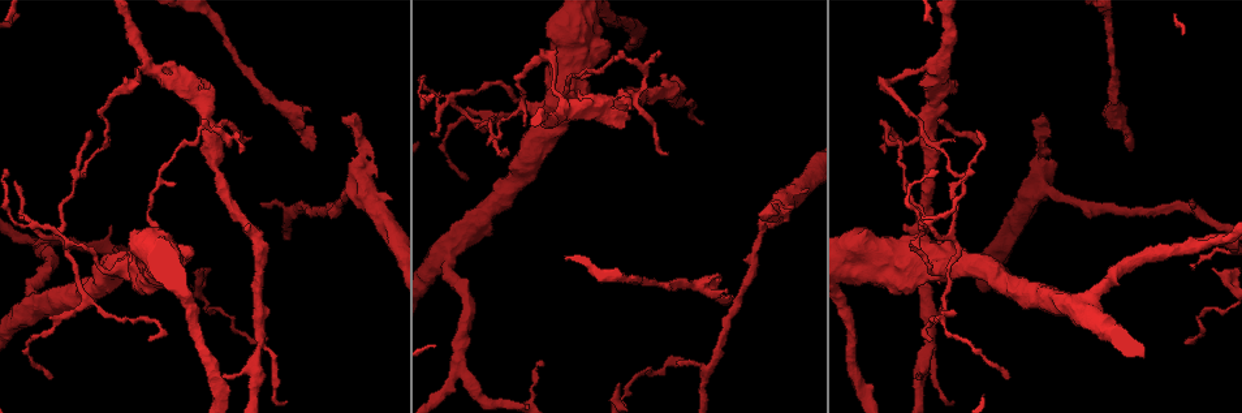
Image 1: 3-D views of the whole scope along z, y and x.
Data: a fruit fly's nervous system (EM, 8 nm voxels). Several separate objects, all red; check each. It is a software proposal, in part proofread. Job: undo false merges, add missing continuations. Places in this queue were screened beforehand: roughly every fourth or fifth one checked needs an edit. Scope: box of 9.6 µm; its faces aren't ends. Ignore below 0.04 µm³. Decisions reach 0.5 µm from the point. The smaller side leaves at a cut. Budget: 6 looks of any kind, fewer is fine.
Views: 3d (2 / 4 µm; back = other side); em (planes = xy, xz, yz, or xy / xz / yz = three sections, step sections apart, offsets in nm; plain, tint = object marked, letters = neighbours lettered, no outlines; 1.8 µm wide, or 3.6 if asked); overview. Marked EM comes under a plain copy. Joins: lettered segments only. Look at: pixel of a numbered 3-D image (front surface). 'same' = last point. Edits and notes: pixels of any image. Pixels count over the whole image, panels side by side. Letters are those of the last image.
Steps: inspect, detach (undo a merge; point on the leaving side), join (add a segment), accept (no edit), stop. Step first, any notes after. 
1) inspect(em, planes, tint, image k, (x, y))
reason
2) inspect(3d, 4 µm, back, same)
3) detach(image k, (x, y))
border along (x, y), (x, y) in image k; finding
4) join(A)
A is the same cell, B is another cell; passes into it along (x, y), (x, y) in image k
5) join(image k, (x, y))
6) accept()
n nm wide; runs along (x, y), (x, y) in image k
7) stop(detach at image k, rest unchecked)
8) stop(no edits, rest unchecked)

inspect(em, planes, tint, image 1, (227, 38))
thin neck

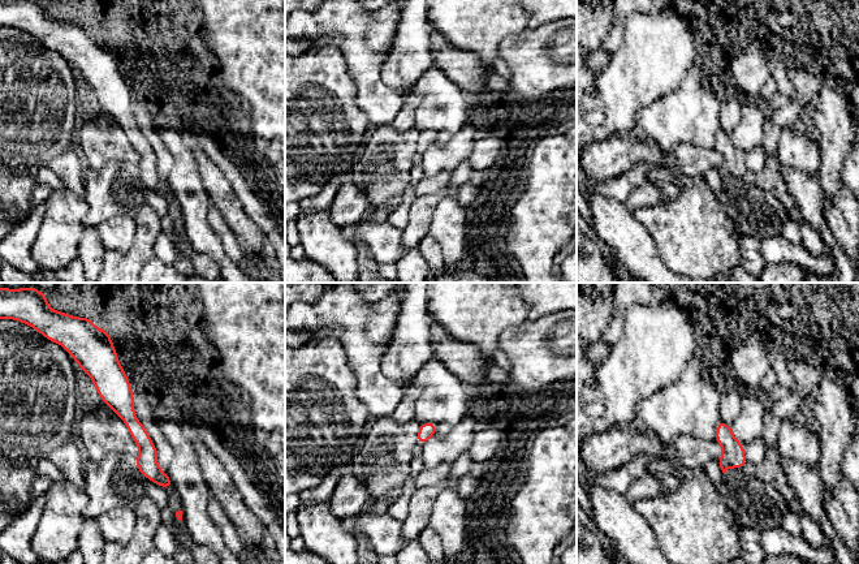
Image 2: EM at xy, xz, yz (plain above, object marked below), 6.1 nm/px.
inspect(em, planes, letters, same)

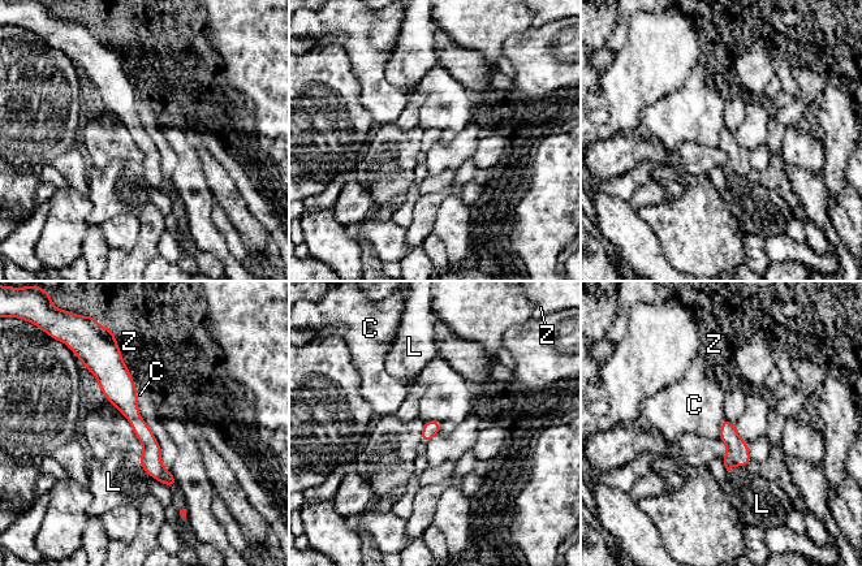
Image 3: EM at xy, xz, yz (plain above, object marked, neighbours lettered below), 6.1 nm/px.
accept()
C, L and Z are other cells; border along (723, 417), (718, 437) in image 3; all the same cell

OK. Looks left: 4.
inspect(3d, 2 µm, image 1, (631, 96))
calibre changes

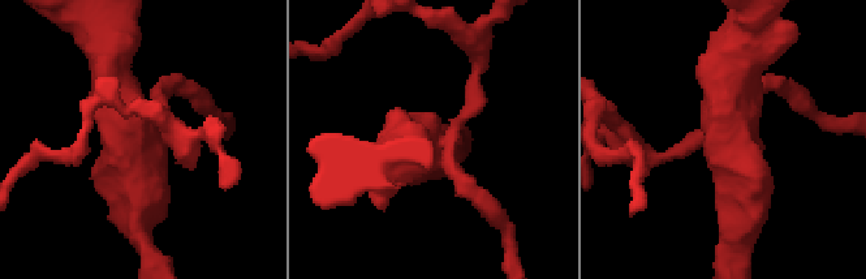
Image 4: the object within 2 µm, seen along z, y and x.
inspect(em, xy, step 16, tint, image 4, (726, 119))
shape alone is not enough

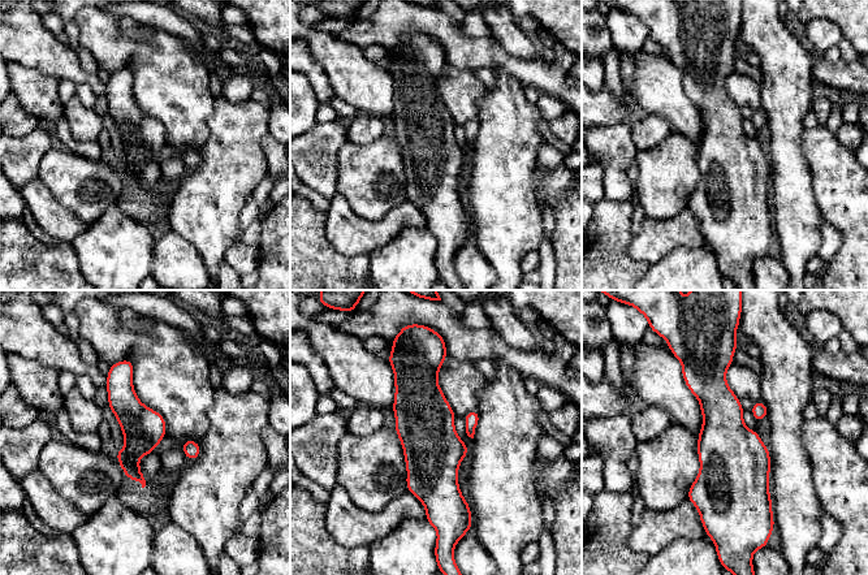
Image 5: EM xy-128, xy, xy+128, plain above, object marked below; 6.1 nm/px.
inspect(em, yz, step 8, letters, same)
another direction

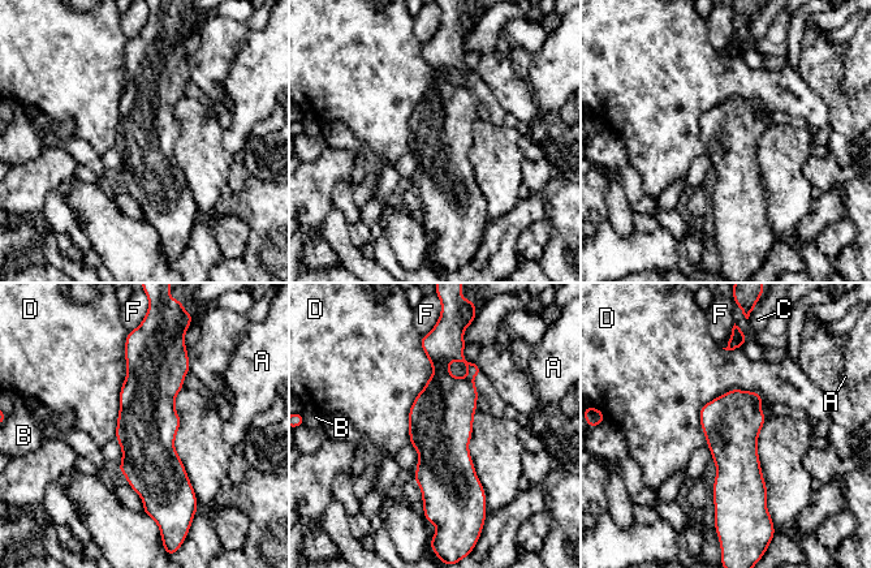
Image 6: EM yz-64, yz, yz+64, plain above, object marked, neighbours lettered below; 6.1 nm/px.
accept()
A, B, C, D and F are other cells; runs along (133, 352), (147, 370), (154, 506) in image 6; continuous, no second cell

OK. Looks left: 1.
inspect(em, planes, letters, image 1, (930, 227))
sharp bend

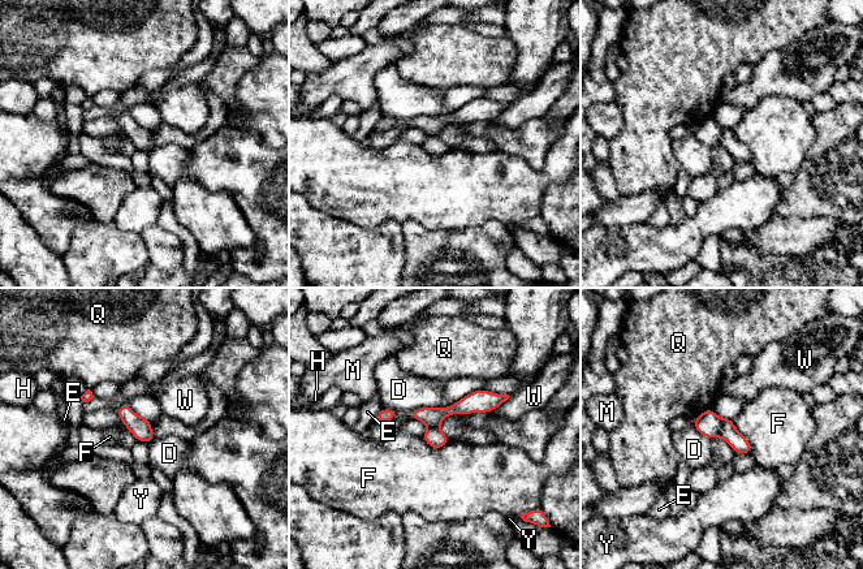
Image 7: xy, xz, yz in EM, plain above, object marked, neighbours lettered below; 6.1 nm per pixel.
detach(image 7, (739, 444))
D, E, F, H, M, Q, W and Y are other cells; border along (723, 418), (719, 435) in image 7; a second cell is stuck on

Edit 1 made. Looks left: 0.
stop(detach at image 7, rest unchecked)

